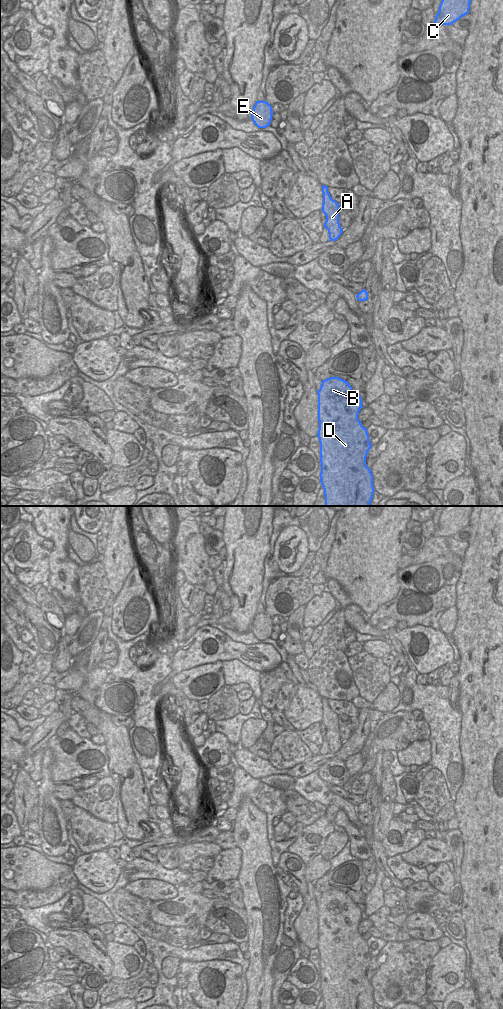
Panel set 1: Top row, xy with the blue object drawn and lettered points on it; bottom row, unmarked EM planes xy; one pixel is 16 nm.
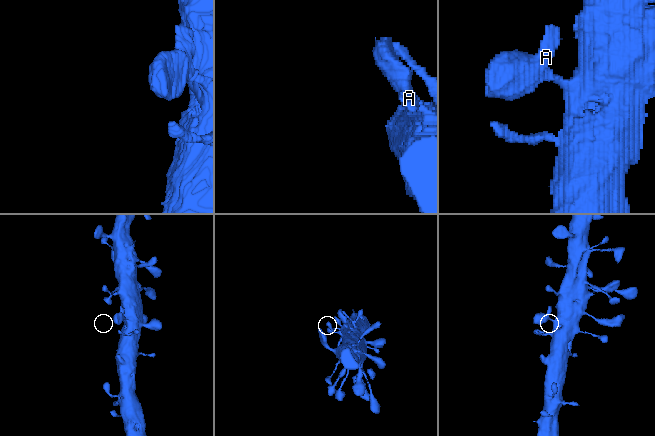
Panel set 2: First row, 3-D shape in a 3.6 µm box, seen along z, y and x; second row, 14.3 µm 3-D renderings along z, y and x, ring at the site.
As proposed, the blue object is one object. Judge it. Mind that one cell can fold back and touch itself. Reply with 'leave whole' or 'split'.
leave whole

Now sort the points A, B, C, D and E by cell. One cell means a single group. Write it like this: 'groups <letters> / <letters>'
groups A B C D E

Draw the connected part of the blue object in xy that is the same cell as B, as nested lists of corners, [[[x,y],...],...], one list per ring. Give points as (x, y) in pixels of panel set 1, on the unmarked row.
[[[330,889],[321,894],[318,906],[318,950],[320,954],[320,994],[325,1009],[373,1009],[373,987],[366,977],[371,960],[367,940],[358,931],[363,920],[361,908],[350,896]]]

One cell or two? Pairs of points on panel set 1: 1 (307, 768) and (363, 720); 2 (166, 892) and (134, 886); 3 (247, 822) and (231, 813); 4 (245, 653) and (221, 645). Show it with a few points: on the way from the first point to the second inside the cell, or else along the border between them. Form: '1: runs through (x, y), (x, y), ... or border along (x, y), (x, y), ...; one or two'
1: runs through (324, 758), (340, 755), (358, 737); one
2: runs through (158, 890), (142, 888); one
3: border along (237, 809), (237, 815), (233, 821); two
4: runs through (239, 651), (227, 649); one

